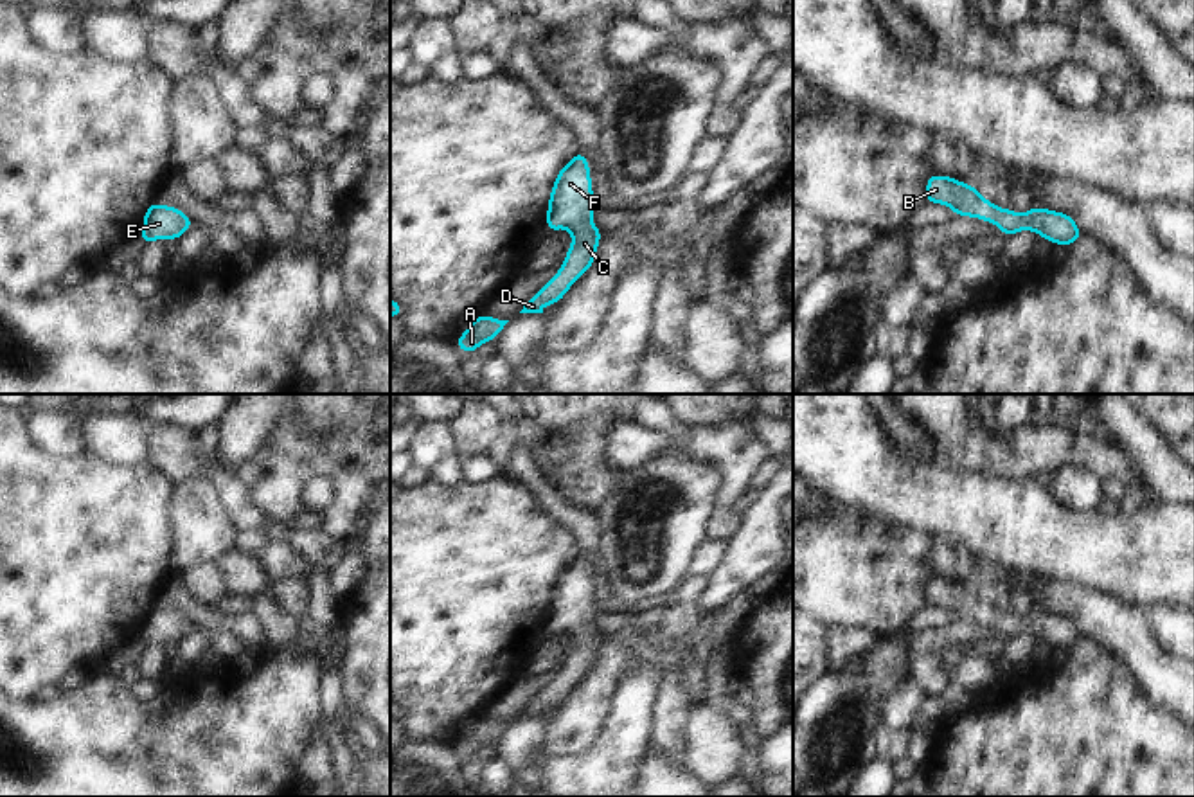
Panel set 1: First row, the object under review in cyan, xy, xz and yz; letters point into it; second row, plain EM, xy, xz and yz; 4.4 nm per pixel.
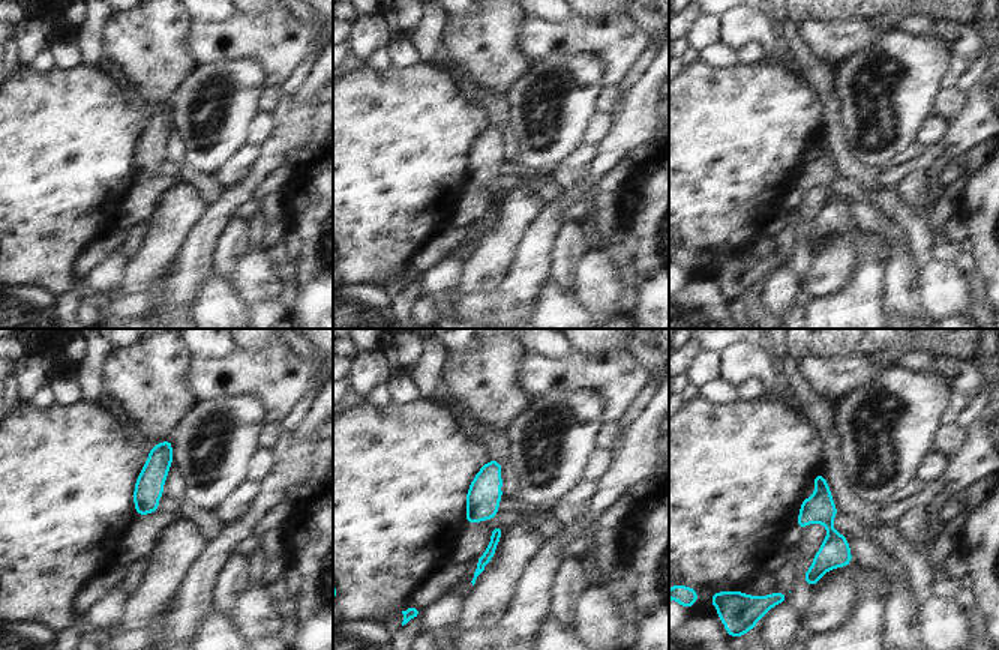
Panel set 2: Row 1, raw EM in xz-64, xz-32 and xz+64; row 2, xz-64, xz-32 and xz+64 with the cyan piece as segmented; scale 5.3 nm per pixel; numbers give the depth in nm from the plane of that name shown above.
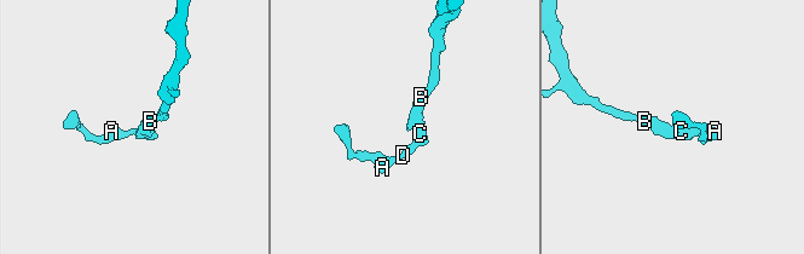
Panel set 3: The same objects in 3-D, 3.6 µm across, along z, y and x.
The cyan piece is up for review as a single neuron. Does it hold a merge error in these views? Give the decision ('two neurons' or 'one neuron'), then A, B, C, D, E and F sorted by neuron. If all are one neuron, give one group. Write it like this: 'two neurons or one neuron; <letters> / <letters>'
one neuron; A B C D E F

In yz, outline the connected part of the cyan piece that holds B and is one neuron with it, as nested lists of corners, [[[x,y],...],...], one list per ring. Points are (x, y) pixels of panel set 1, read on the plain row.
[[[944,578],[928,579],[924,601],[928,606],[949,610],[955,619],[994,626],[1007,640],[1020,633],[1032,633],[1054,648],[1070,649],[1083,639],[1074,621],[1065,615],[1032,610],[1018,619],[1012,610],[1003,613],[980,599],[978,590]]]

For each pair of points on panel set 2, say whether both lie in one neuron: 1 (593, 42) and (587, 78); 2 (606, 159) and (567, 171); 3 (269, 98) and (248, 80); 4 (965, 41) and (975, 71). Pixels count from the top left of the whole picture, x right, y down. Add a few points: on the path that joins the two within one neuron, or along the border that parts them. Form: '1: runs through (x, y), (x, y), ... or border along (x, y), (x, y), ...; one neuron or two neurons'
1: border along (555, 50), (594, 56), (602, 65), (603, 86); two neurons
2: border along (597, 144), (587, 177), (576, 188), (564, 191); two neurons
3: border along (266, 89), (258, 101), (258, 110); two neurons
4: border along (983, 47), (978, 57), (948, 87); two neurons

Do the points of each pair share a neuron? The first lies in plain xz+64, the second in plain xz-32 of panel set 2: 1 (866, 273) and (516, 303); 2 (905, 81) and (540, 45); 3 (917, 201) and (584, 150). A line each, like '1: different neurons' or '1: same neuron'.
1: same neuron
2: different neurons
3: same neuron

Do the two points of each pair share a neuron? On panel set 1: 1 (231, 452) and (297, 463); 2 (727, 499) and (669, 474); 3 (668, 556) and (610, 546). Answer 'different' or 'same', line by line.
1: different
2: different
3: same

